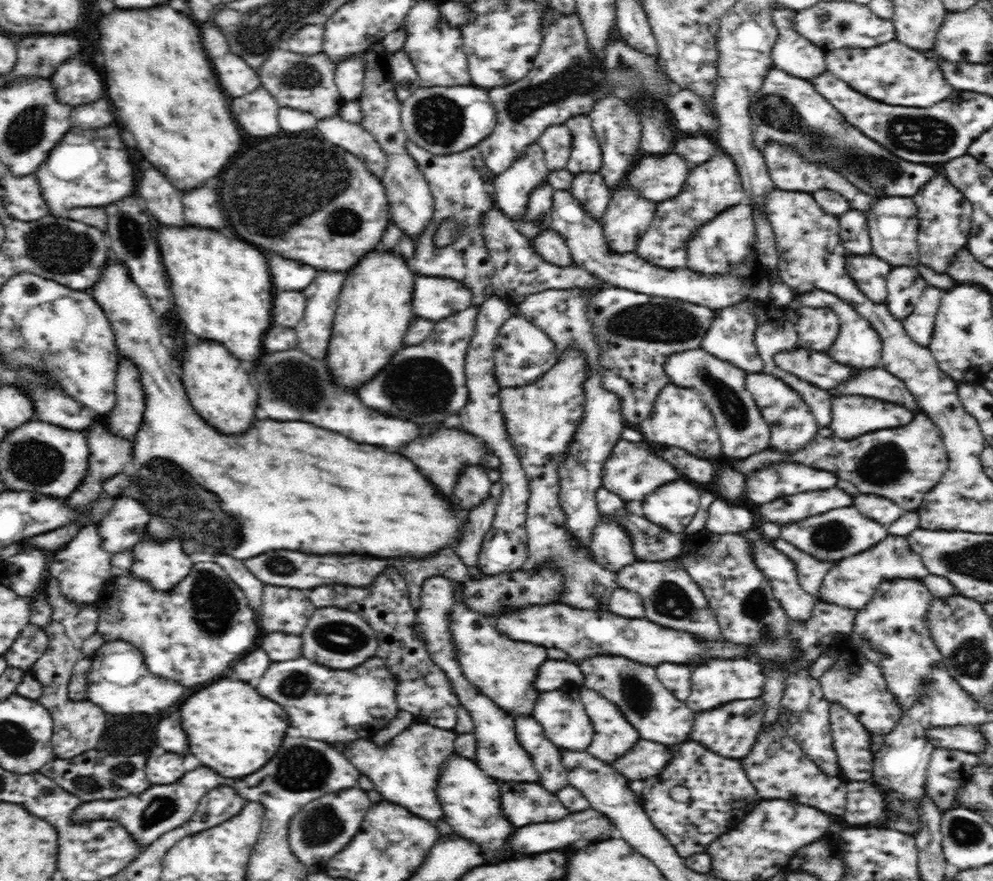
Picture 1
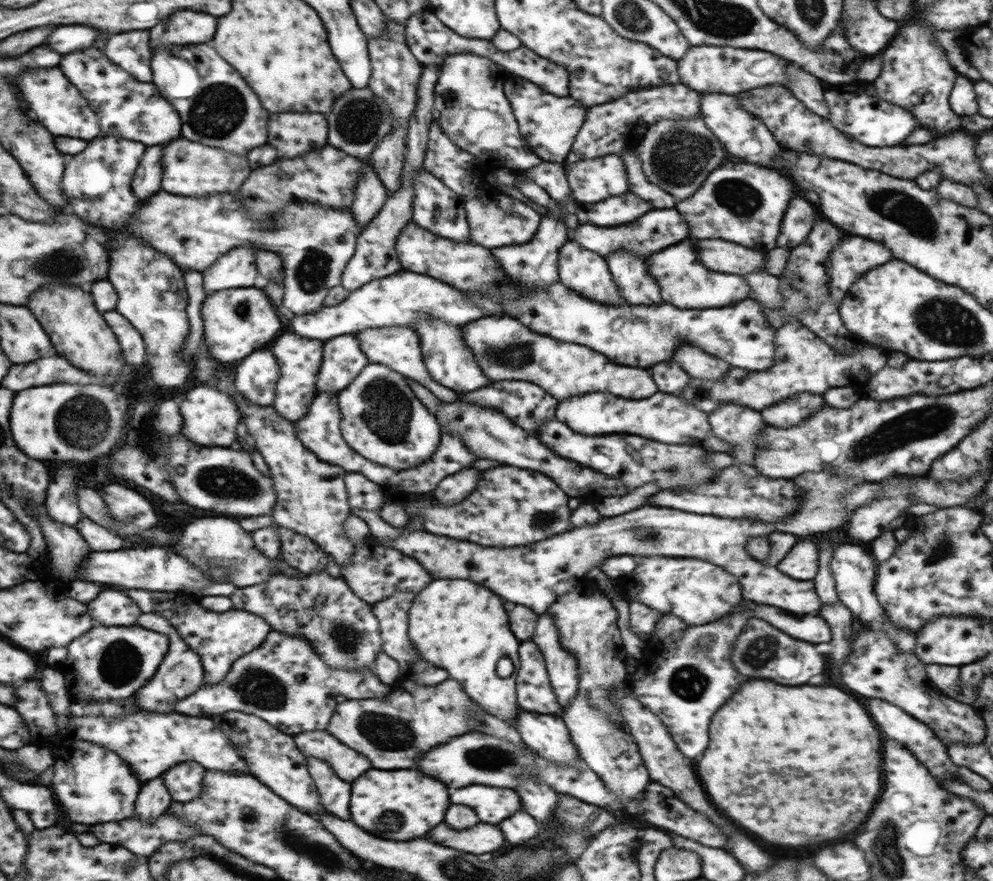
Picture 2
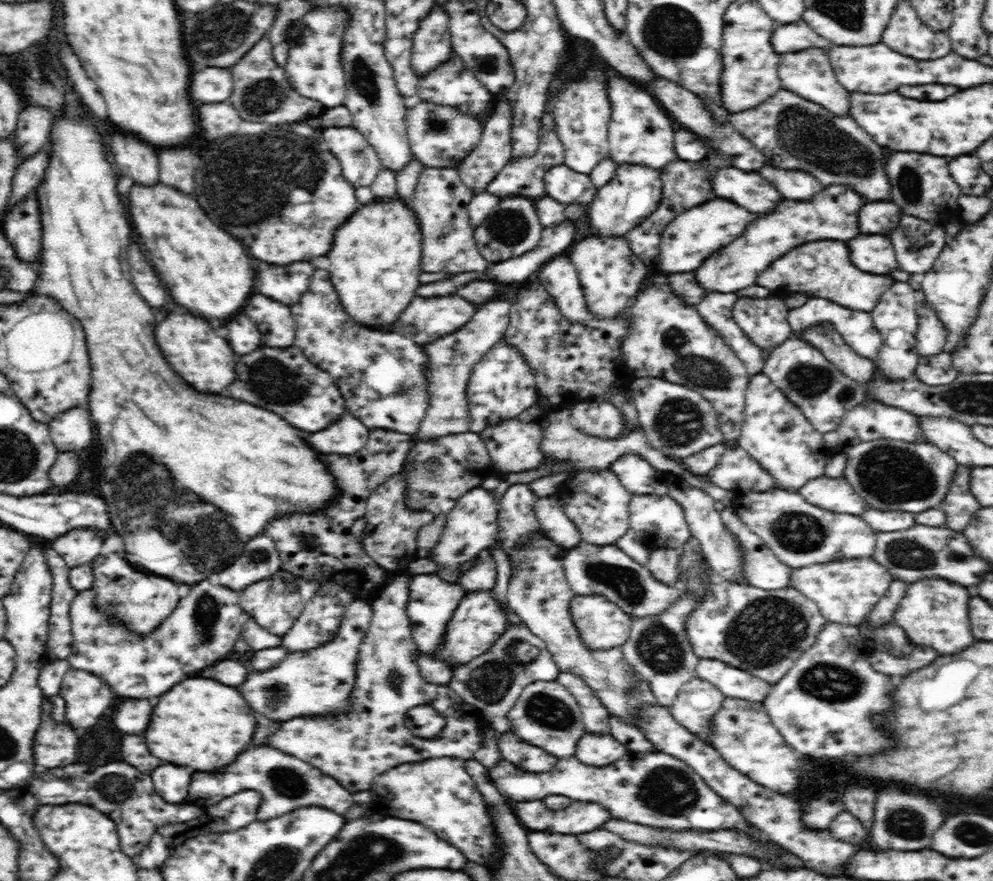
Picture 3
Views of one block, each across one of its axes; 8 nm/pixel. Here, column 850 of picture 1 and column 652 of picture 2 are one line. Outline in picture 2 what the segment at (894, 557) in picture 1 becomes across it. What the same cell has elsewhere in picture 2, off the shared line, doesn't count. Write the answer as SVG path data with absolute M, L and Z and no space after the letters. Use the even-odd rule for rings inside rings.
M642 558L630 575L614 580L616 589L629 602L641 602L660 613L681 618L688 626L720 619L743 598L741 584L733 574L697 558Z

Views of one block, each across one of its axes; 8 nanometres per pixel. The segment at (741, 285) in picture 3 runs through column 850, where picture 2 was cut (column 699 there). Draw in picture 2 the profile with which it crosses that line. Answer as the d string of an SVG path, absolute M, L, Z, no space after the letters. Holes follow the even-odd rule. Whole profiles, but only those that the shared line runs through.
M752 164L720 165L705 178L692 198L677 201L676 210L680 210L688 226L692 226L690 238L722 238L754 251L768 252L778 247L785 210L796 194L796 186L788 180L786 174L782 174L775 169Z

